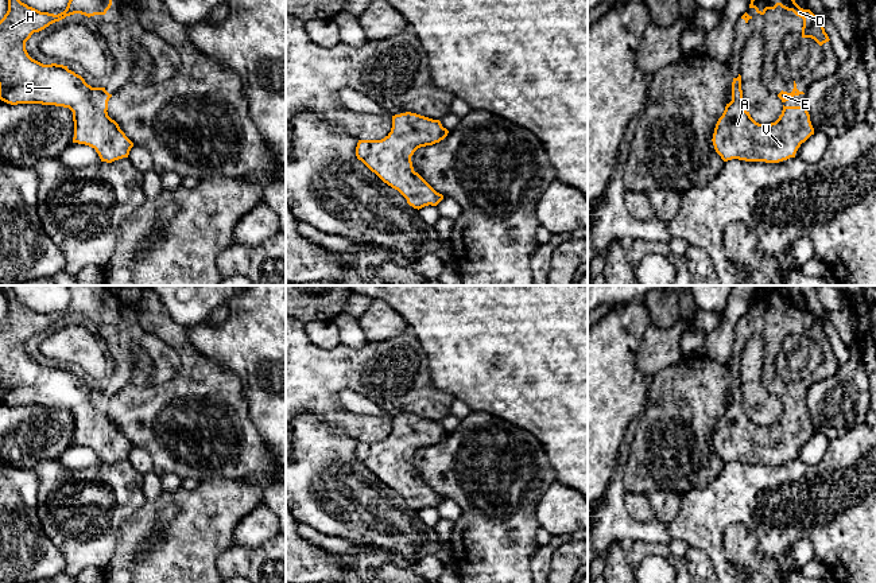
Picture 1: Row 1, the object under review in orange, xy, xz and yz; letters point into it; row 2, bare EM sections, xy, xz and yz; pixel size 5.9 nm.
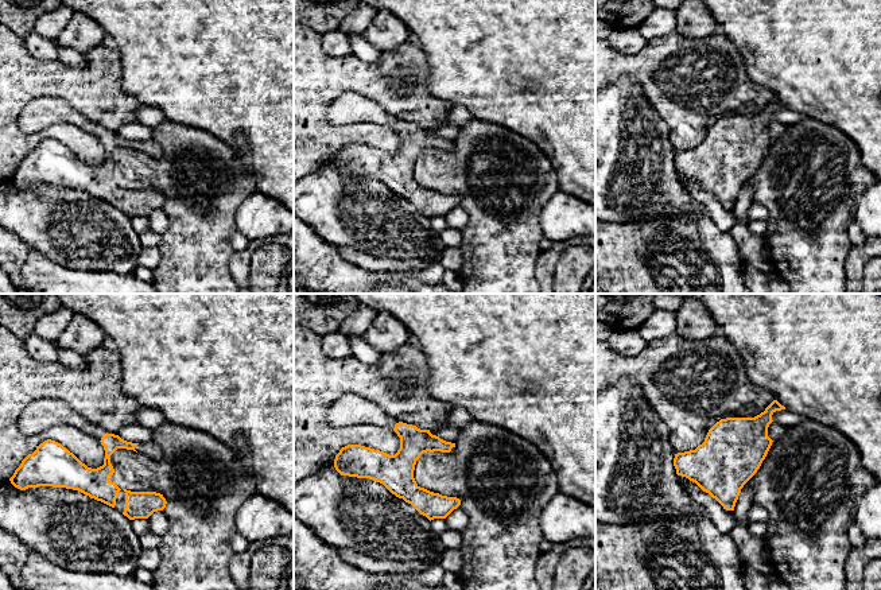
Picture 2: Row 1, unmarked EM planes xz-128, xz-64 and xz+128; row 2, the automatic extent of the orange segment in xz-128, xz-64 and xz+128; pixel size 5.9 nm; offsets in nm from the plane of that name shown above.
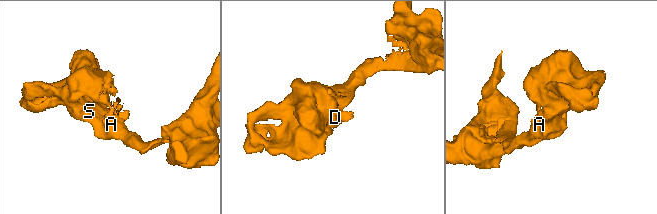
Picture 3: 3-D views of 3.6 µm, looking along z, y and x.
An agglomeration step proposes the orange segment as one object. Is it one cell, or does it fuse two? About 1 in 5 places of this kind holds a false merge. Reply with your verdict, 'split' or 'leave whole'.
leave whole

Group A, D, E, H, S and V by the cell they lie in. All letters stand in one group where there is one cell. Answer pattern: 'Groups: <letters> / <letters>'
Groups: A D E H S V

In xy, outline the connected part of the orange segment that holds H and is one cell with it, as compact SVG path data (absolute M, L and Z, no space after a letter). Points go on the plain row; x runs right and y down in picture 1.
M1 285L8 312L0 322L0 401L11 405L42 405L73 413L73 444L96 451L101 463L128 459L133 444L108 417L112 399L105 389L92 389L63 366L43 366L32 361L26 343L34 334L66 318L105 316L112 307L113 291L108 285L67 285L70 302L63 314L40 314L22 304L12 285Z

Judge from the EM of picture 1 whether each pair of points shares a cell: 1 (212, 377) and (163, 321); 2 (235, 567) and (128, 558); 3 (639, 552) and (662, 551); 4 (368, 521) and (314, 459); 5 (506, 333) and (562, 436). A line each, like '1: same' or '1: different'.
1: same
2: different
3: same
4: same
5: same

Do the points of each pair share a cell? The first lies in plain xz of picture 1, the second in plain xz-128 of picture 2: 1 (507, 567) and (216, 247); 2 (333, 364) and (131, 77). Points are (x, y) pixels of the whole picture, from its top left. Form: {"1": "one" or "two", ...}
{"1": "one", "2": "two"}

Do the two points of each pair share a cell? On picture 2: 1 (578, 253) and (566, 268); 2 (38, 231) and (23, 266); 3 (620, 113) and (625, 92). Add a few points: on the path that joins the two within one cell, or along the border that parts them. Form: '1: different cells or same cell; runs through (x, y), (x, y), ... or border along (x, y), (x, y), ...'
1: same cell; runs through (577, 257), (570, 264)
2: different cells; border along (14, 233), (24, 244), (58, 264)
3: same cell; runs through (621, 108), (624, 97)

